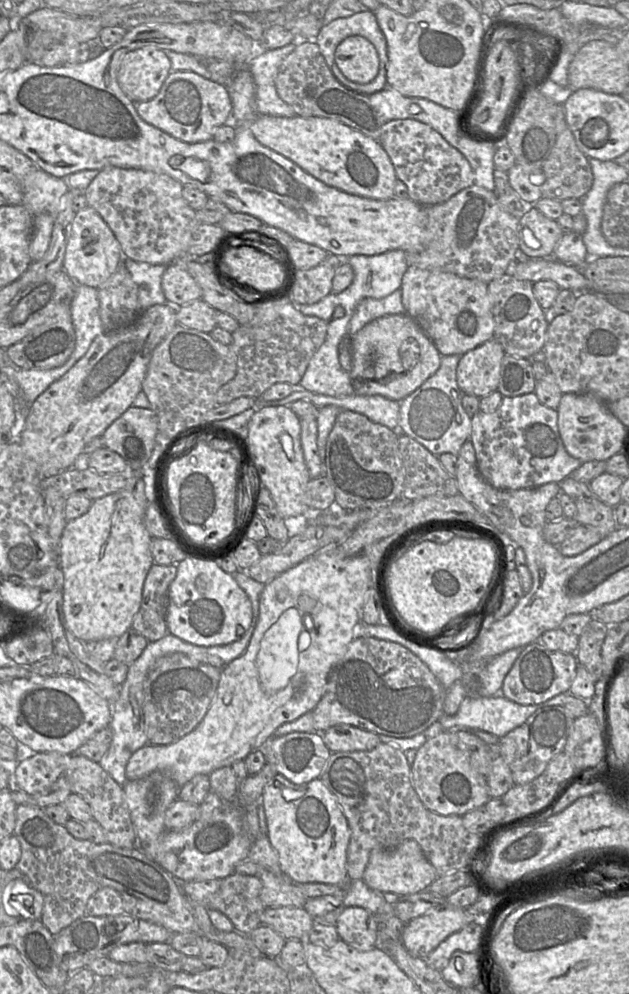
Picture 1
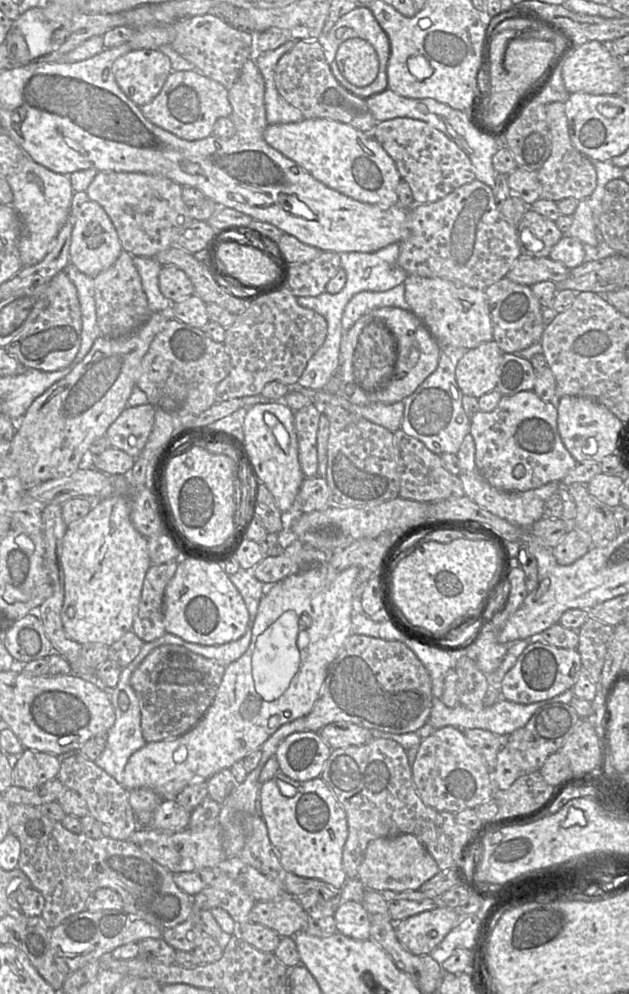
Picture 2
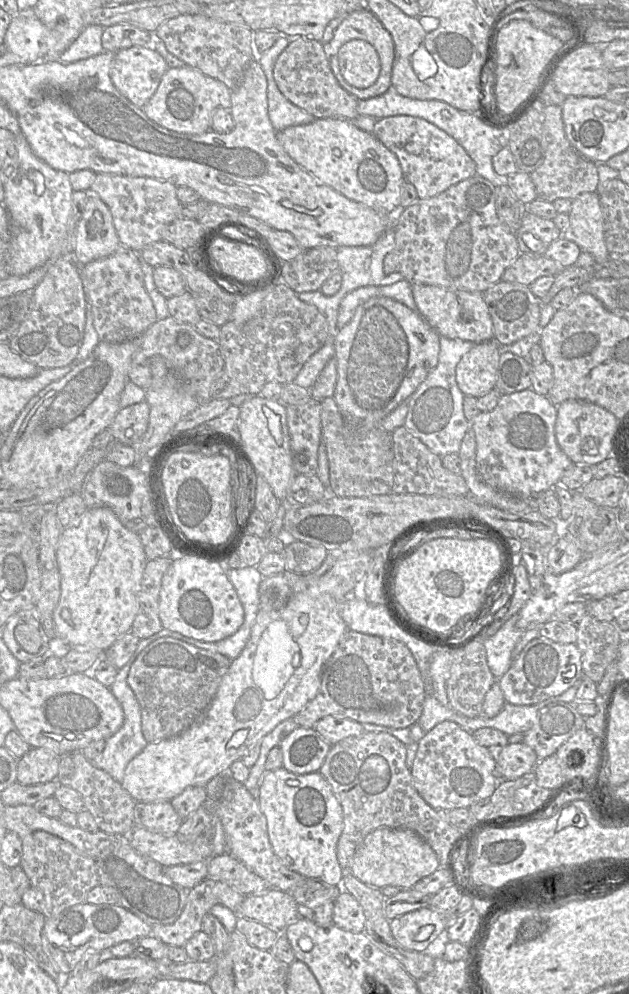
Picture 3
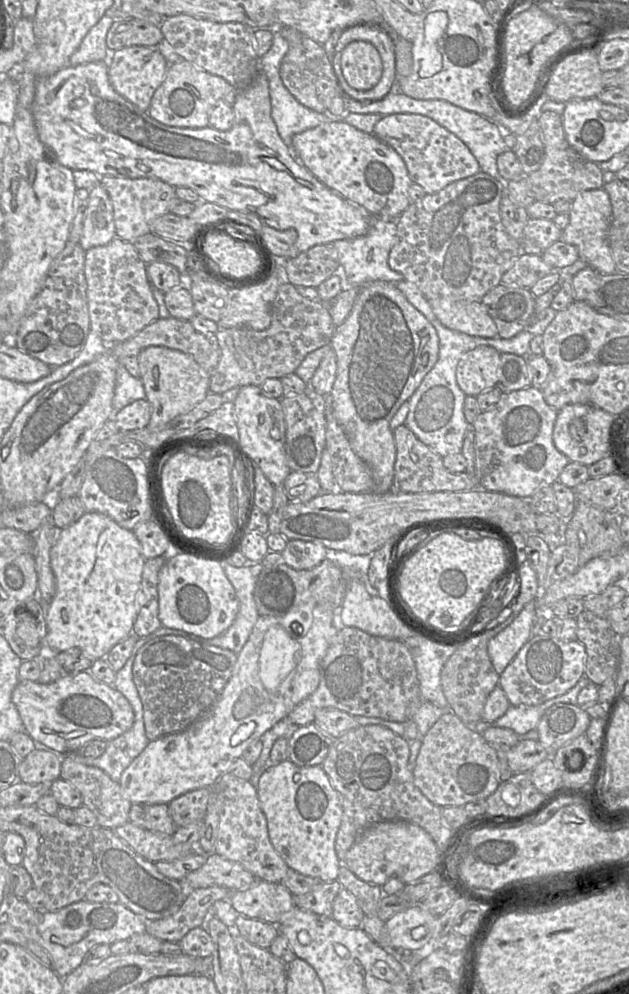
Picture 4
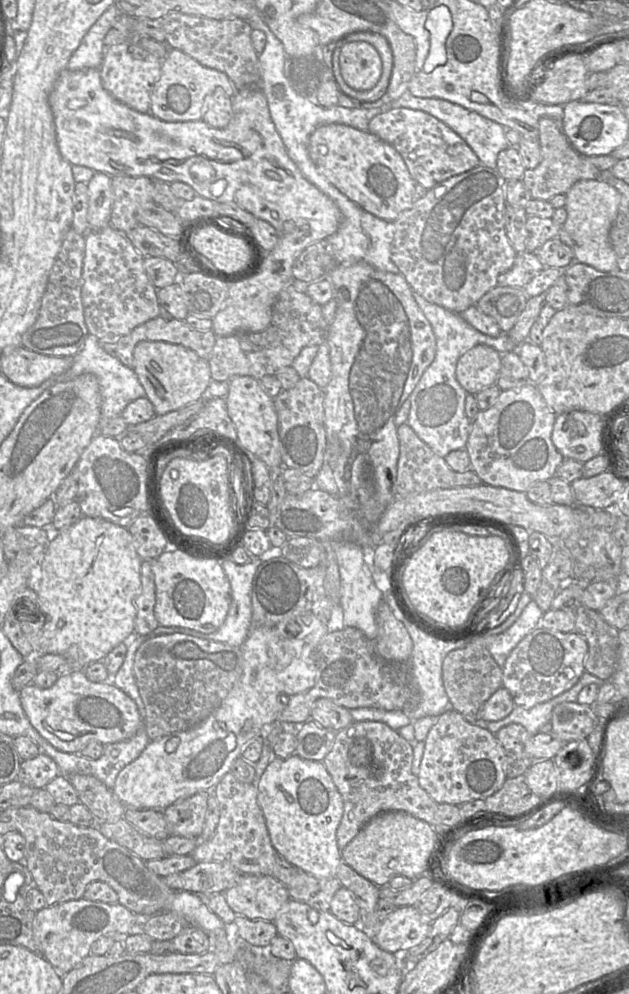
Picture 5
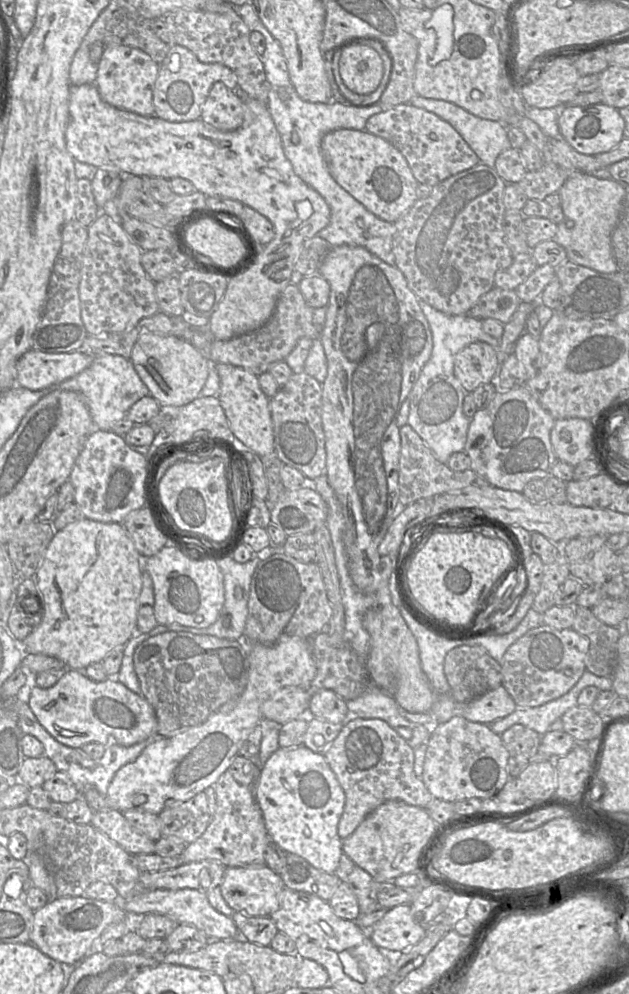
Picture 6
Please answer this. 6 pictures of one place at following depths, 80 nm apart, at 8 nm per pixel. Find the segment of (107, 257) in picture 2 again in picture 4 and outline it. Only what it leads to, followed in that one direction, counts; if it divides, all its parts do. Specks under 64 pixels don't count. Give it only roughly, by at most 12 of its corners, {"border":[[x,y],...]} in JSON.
{"border":[[89,192],[79,244],[87,251],[116,236],[111,199]]}

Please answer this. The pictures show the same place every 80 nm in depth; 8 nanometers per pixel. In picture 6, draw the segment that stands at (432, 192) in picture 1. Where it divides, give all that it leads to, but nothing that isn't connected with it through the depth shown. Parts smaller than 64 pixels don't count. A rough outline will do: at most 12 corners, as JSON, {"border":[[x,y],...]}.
{"border":[[409,103],[370,116],[430,187],[480,163],[448,122]]}

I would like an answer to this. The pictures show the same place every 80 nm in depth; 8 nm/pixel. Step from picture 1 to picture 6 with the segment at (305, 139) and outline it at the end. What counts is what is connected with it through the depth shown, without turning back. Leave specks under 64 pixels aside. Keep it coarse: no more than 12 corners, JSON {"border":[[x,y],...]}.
{"border":[[337,129],[321,152],[337,184],[394,223],[418,181],[392,144]]}

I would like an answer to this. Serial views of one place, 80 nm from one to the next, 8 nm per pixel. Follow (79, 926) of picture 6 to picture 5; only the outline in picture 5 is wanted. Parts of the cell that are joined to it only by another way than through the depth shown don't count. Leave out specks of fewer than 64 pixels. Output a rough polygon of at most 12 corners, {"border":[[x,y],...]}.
{"border":[[84,898],[36,912],[40,954],[64,977],[101,936],[141,934],[117,903]]}

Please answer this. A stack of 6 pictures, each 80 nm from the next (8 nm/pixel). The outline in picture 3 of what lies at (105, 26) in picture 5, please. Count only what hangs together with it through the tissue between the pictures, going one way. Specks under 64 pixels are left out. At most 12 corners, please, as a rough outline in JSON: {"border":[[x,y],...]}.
{"border":[[86,26],[59,60],[74,63],[101,54],[105,28]]}

